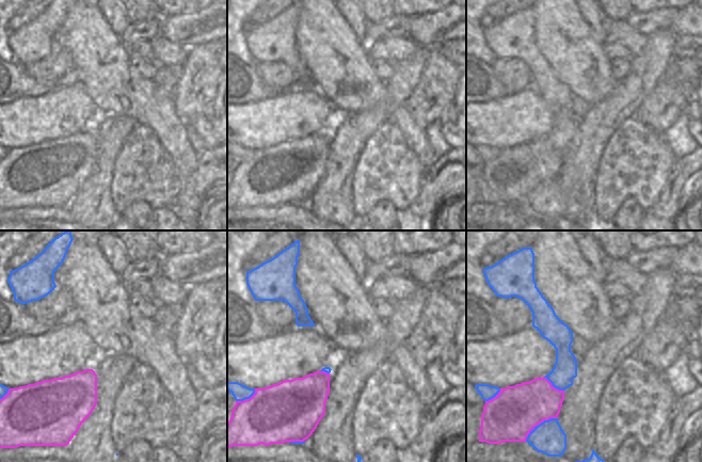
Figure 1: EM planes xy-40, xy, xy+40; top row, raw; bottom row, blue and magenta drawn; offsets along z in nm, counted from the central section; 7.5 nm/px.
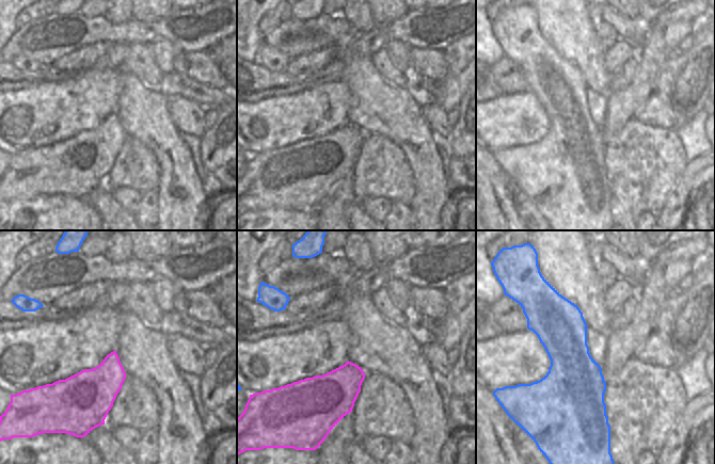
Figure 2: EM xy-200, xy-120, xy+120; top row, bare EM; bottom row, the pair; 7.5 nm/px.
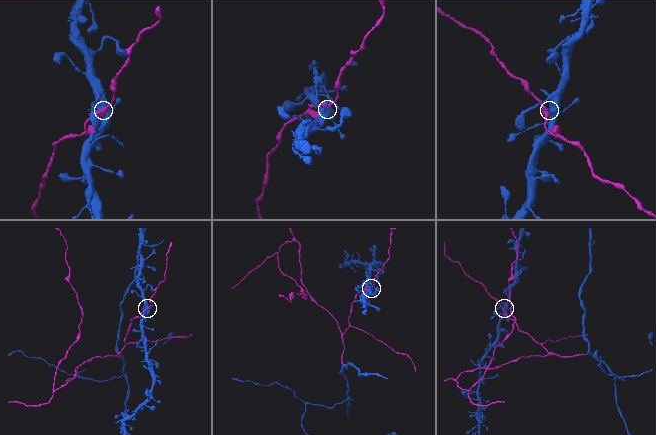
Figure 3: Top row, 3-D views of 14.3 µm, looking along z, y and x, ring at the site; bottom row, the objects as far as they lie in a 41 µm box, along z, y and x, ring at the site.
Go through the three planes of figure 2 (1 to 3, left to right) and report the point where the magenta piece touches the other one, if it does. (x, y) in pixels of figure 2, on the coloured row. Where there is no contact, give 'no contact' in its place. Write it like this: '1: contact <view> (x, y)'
1: no contact
2: no contact
3: no contact

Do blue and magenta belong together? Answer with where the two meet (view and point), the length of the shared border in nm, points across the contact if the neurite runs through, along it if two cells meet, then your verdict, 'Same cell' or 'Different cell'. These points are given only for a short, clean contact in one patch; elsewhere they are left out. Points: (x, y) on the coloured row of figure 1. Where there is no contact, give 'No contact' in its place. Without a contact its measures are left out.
Touches blue at xy+40 (540, 424). Shared border 300 nm. Same cell

